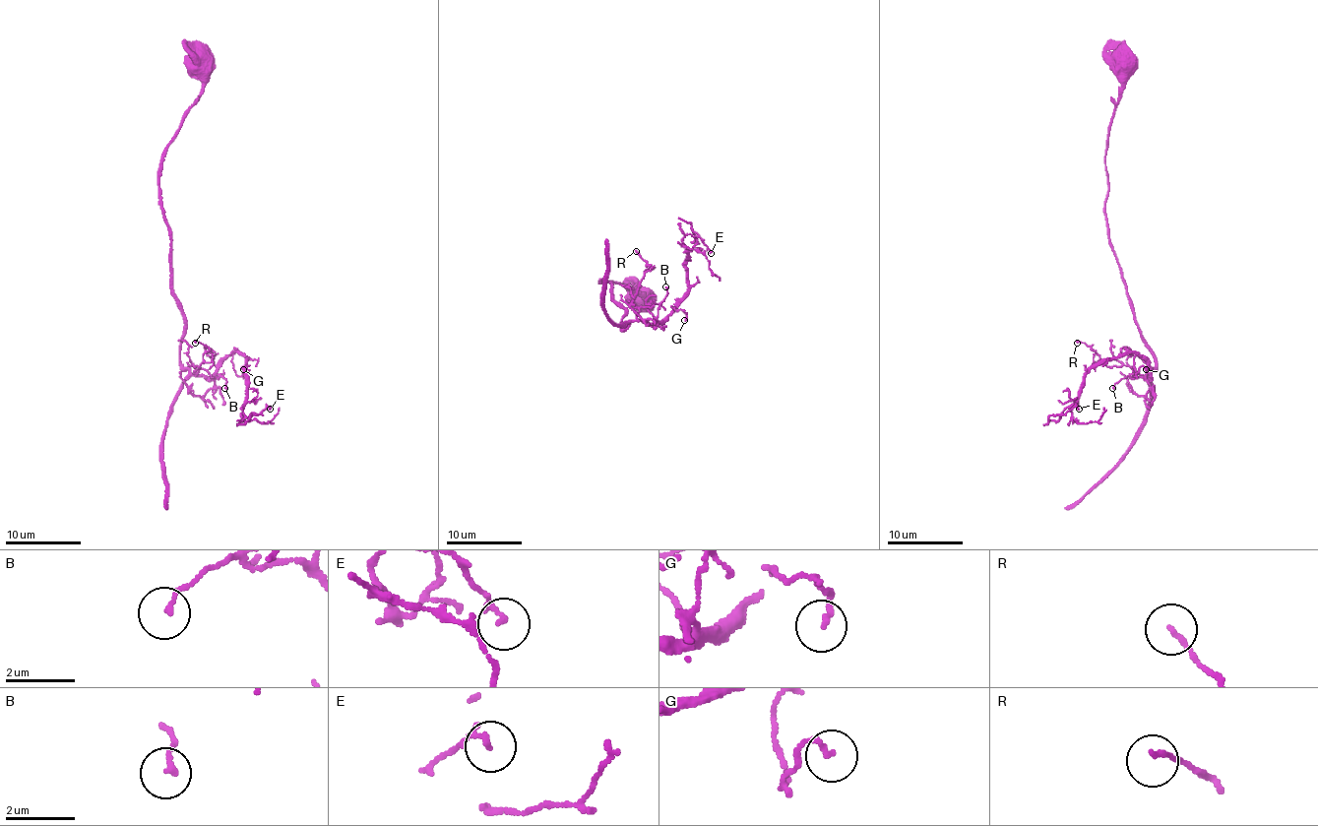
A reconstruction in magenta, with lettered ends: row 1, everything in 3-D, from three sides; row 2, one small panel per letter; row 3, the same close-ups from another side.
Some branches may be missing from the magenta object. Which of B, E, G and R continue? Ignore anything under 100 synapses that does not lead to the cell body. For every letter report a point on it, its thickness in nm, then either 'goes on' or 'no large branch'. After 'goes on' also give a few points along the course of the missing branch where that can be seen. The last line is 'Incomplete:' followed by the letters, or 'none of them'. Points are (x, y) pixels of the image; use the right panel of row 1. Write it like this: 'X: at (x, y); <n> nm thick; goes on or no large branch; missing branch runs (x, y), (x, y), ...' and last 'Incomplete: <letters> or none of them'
B: at (1112, 388); 140 nm thick; no large branch
E: at (1079, 409); 170 nm thick; no large branch
G: at (1146, 369); 150 nm thick; no large branch
R: at (1077, 343); 130 nm thick; no large branch
Incomplete: none of them

